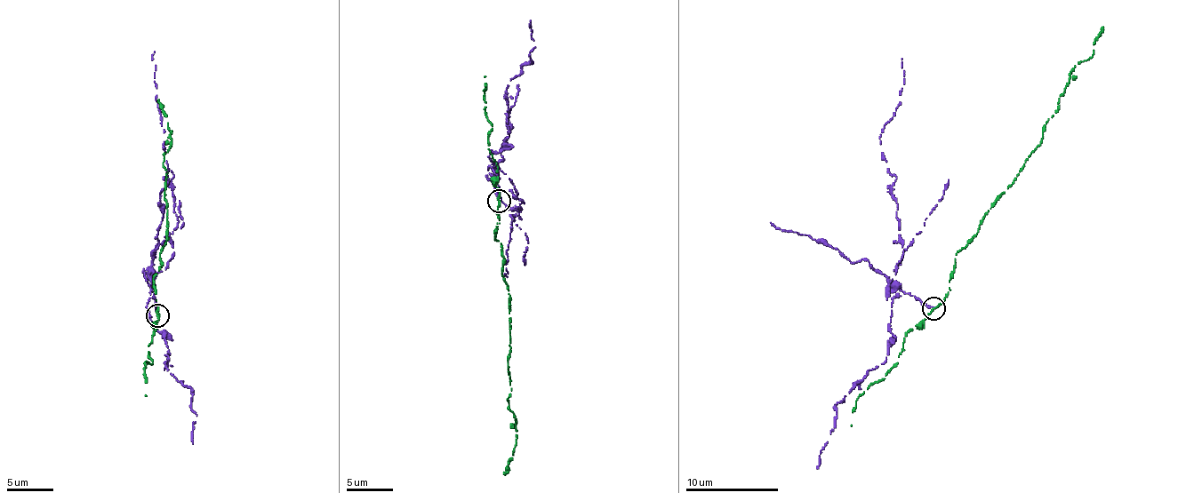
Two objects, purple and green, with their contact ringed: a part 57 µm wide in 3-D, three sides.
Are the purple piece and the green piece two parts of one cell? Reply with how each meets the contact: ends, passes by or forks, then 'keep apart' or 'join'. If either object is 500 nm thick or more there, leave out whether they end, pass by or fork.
purple ends; green passes by; keep apart

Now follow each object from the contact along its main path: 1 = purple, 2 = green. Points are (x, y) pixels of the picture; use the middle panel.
1: (499, 202), (491, 178), (502, 171), (524, 202), (521, 219), (511, 220), (508, 277)
2: (499, 201), (500, 224), (494, 237), (501, 242), (502, 276), (510, 296), (508, 405), (516, 445), (504, 475)

